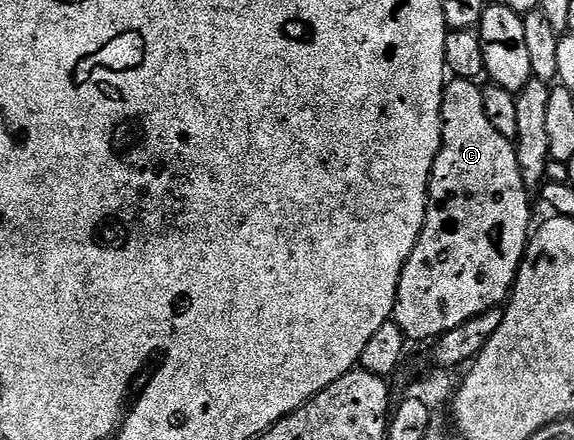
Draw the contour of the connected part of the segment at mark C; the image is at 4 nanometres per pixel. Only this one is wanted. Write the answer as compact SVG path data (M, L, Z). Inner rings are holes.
M451 78L442 94L442 148L439 149L436 161L432 165L430 191L426 195L426 220L422 226L420 237L402 270L392 316L393 322L398 323L402 332L406 334L407 340L427 339L427 341L433 341L439 339L444 333L464 325L464 321L472 321L474 317L493 307L502 307L509 300L510 293L514 289L514 279L518 276L518 267L526 255L526 245L532 234L530 199L532 199L531 192L527 191L520 175L520 164L517 161L515 144L508 137L504 137L504 133L498 132L492 125L492 121L488 121L488 116L484 114L482 87L473 79Z

